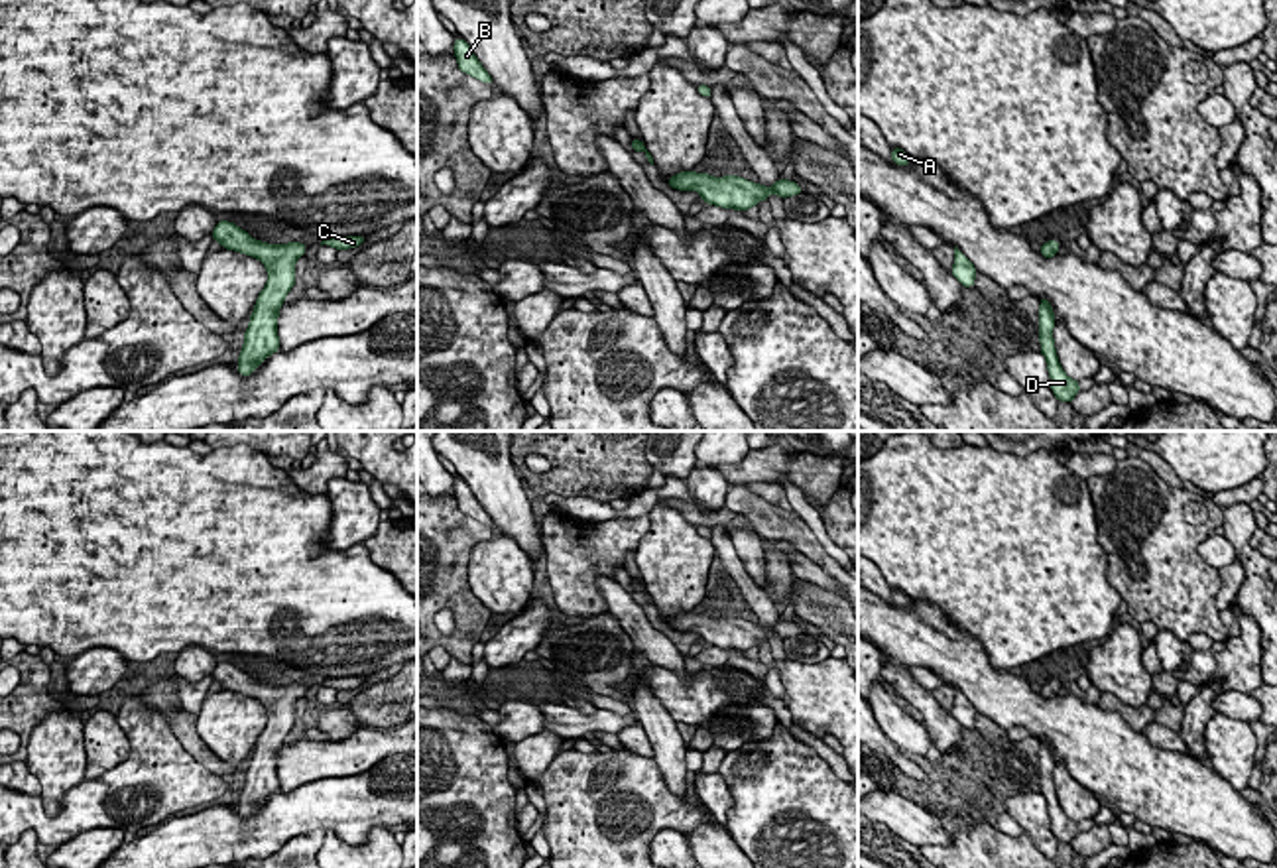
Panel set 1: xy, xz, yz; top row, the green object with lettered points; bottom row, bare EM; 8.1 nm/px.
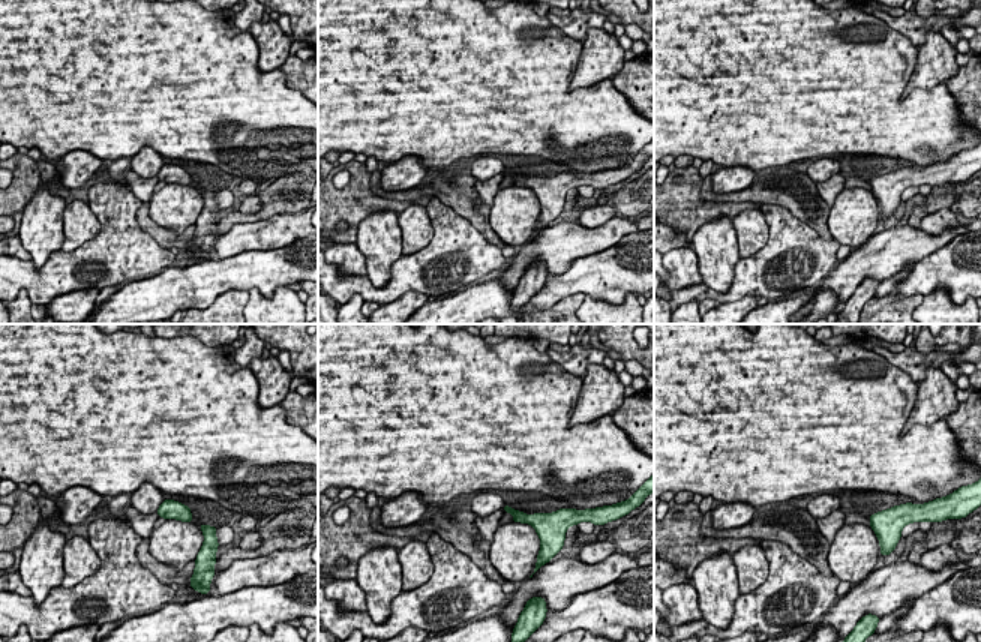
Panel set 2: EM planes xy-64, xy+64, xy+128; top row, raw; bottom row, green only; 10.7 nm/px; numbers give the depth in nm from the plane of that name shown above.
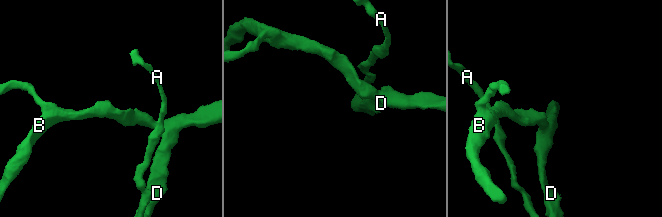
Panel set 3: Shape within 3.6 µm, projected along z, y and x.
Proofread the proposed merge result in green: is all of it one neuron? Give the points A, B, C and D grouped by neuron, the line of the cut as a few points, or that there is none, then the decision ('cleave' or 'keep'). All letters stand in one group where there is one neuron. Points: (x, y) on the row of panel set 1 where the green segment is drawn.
A B C D; no cut; keep

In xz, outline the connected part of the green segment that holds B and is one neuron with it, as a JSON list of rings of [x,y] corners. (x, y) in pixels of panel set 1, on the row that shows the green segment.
[[[460,37],[455,39],[455,55],[458,61],[458,69],[486,85],[494,85],[492,77],[486,73],[486,69],[480,65],[476,55],[472,53],[470,45]]]

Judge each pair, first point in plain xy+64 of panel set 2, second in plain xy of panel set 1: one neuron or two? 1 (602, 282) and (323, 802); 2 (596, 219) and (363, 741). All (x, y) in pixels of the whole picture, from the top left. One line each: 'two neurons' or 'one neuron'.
1: one neuron
2: two neurons

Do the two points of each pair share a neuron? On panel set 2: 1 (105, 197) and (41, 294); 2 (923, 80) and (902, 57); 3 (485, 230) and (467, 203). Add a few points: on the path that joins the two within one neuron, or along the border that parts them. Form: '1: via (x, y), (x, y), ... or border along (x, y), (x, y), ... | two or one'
1: via (111, 224), (111, 233), (68, 270) | one
2: border along (918, 48), (915, 66), (902, 93) | two
3: via (482, 224), (473, 209) | one

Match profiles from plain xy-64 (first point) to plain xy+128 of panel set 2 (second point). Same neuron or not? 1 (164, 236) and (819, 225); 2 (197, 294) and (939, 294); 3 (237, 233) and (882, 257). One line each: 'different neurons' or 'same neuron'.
1: same neuron
2: different neurons
3: same neuron

